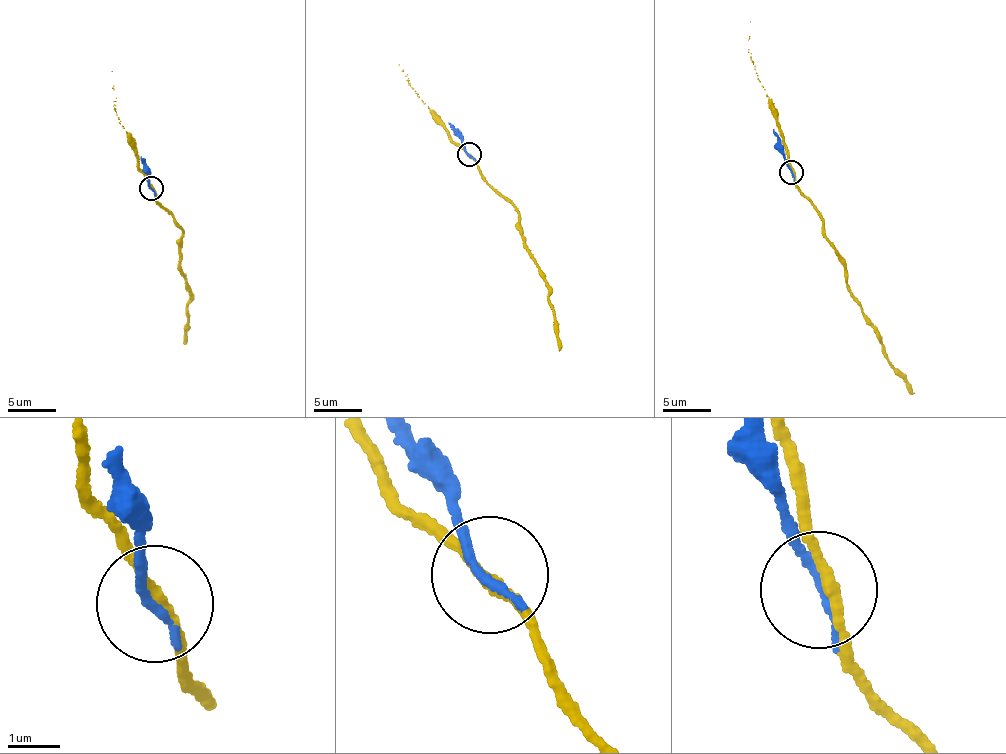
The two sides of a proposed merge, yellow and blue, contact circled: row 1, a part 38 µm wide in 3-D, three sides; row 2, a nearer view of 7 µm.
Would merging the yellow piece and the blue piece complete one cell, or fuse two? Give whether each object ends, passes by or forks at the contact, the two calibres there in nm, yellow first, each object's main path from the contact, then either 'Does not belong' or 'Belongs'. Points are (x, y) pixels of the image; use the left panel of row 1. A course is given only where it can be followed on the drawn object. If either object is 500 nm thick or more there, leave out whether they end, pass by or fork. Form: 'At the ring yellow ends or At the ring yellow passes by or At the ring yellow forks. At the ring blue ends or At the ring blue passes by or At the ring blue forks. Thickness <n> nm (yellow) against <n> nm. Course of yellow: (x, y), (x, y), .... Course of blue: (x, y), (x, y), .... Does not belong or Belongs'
At the ring yellow passes by. At the ring blue passes by. Thickness 200 nm (yellow) against 140 nm. Course of yellow: (151, 186), (155, 203), (168, 212), (183, 231), (180, 271), (185, 289), (191, 292), (184, 342). Course of blue: (152, 187), (140, 156). Does not belong

